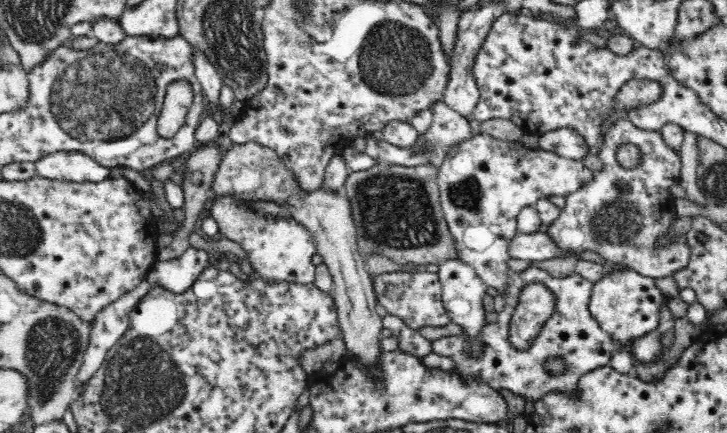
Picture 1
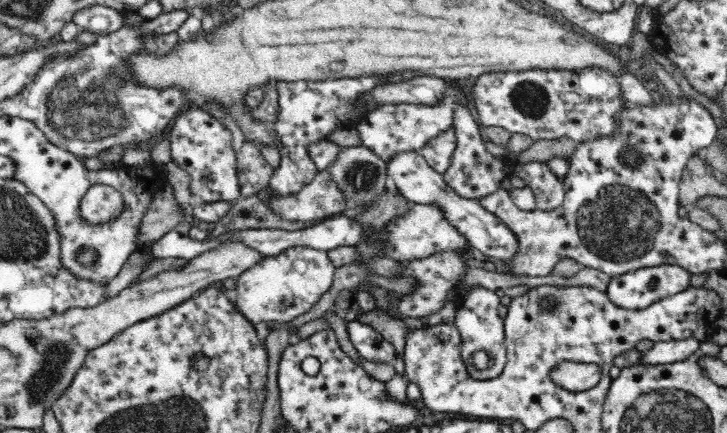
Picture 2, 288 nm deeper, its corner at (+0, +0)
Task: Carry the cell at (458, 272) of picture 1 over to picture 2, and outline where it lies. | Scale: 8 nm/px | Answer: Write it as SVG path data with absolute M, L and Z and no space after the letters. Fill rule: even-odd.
M476 286L472 292L468 292L468 296L462 300L462 304L458 304L458 310L456 310L454 324L458 326L458 330L462 334L460 356L462 356L462 362L466 366L466 372L476 382L498 378L504 372L506 362L508 362L506 328L504 328L504 320L498 316L498 306L500 306L500 298L496 296L496 292L490 292L490 290L484 290L480 286ZM476 352L486 352L488 354L488 366L486 368L478 368L474 364L474 354Z

